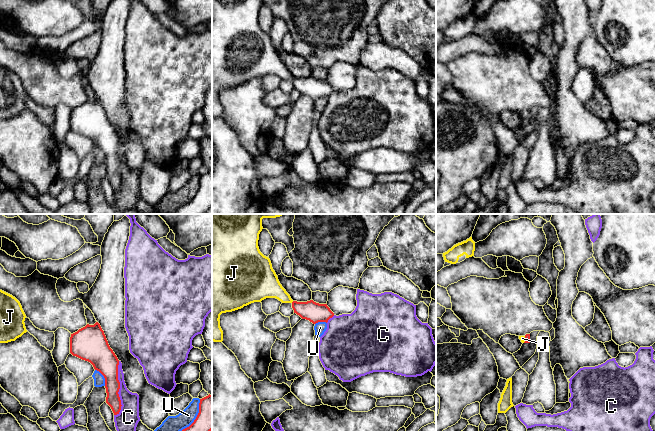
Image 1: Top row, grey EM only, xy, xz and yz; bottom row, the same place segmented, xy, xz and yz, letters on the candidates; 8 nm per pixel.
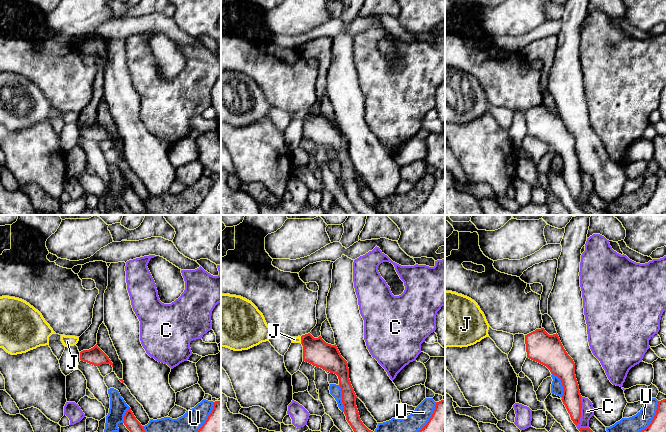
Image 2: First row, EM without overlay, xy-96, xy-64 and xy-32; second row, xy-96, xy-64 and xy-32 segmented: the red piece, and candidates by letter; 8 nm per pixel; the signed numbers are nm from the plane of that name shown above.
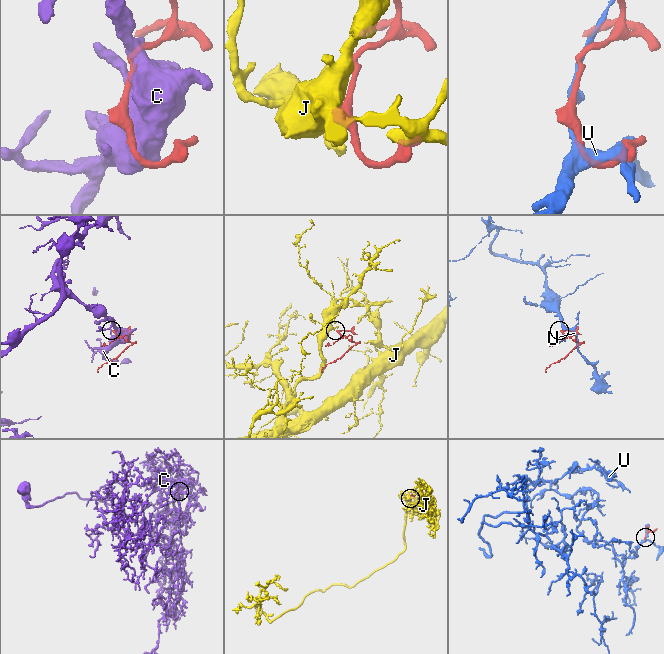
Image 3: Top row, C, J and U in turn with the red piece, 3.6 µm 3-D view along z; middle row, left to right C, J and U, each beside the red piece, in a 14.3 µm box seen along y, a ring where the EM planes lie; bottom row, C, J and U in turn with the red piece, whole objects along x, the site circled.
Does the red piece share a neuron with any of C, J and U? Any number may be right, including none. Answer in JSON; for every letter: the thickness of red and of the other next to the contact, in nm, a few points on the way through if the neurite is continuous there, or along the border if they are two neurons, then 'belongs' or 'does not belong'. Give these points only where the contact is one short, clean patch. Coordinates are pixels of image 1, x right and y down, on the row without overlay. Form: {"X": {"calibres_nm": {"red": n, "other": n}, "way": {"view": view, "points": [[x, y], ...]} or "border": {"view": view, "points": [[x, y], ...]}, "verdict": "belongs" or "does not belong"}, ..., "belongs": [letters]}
{"C": {"calibres_nm": {"red": 200, "other": 170}, "verdict": "does not belong"}, "J": {"calibres_nm": {"red": 50, "other": 50}, "way": {"view": "yz", "points": [[527, 113], [525, 115], [522, 114]]}, "verdict": "belongs"}, "U": {"calibres_nm": {"red": 220, "other": 160}, "verdict": "does not belong"}, "belongs": ["J"]}

